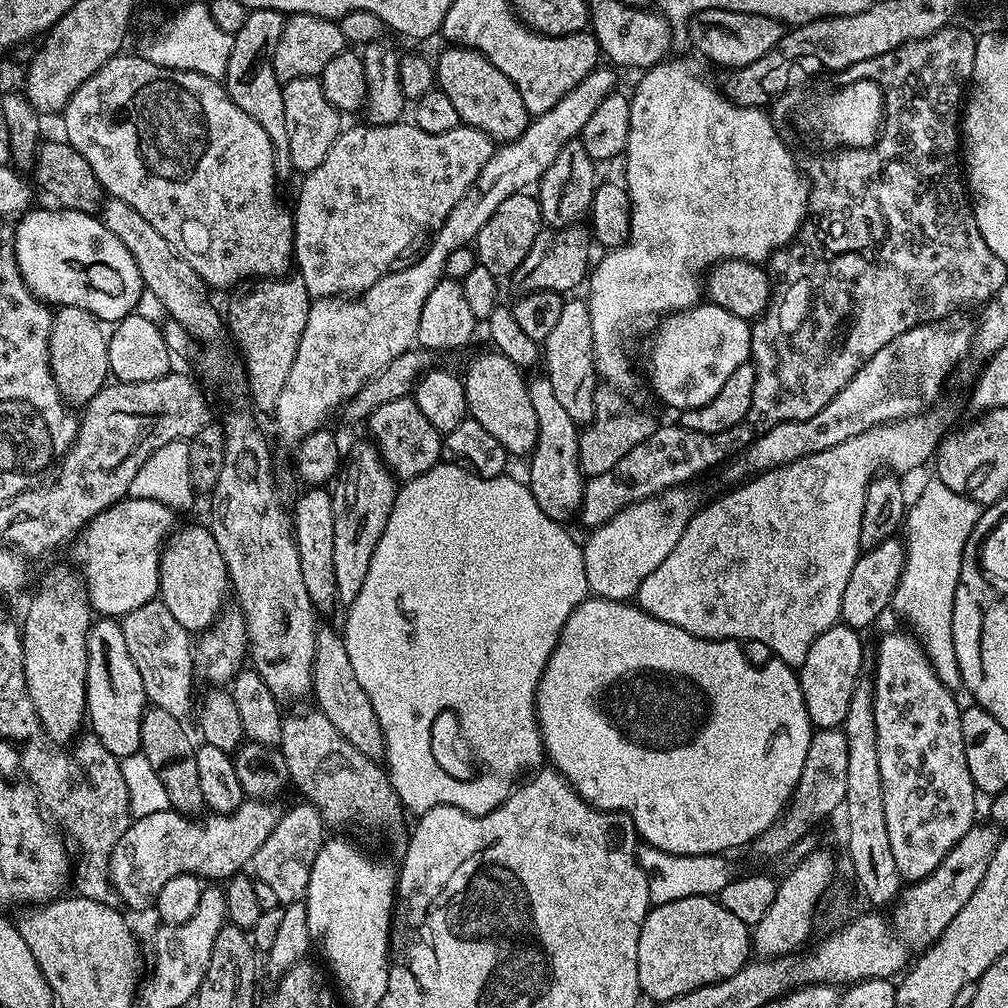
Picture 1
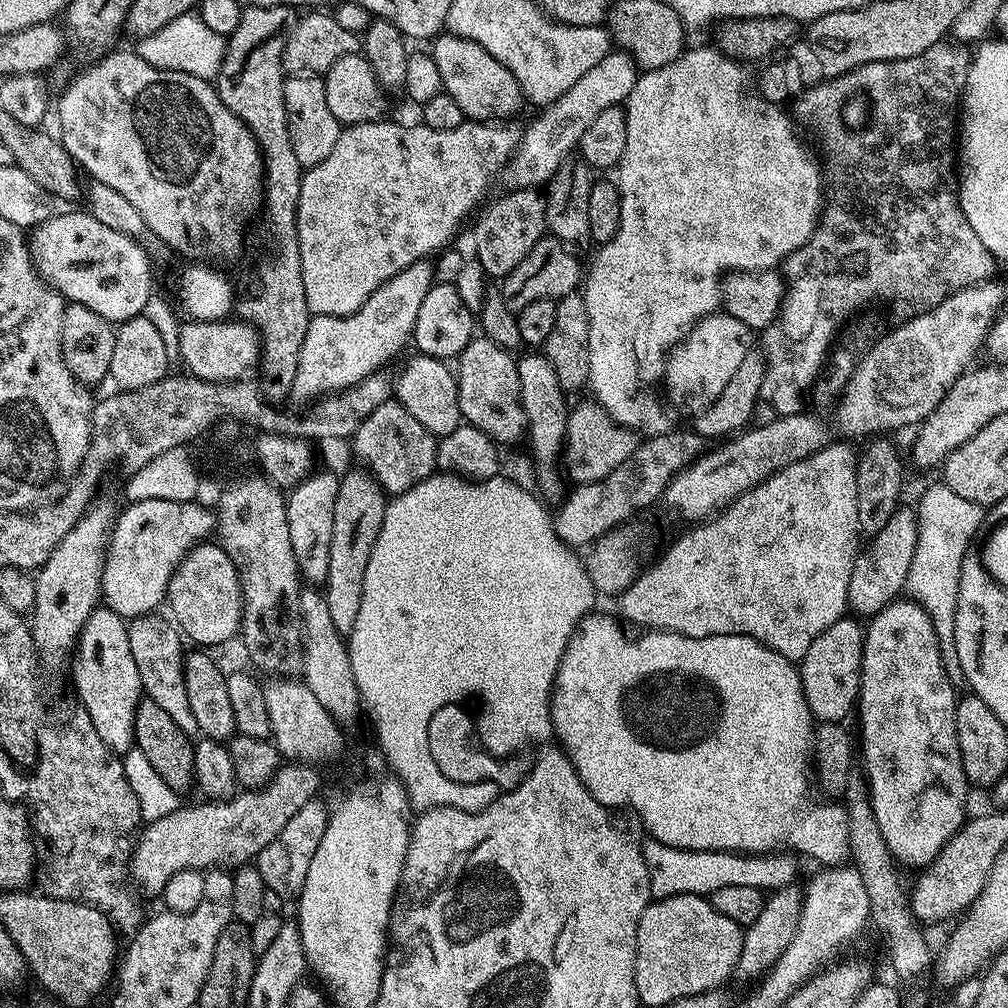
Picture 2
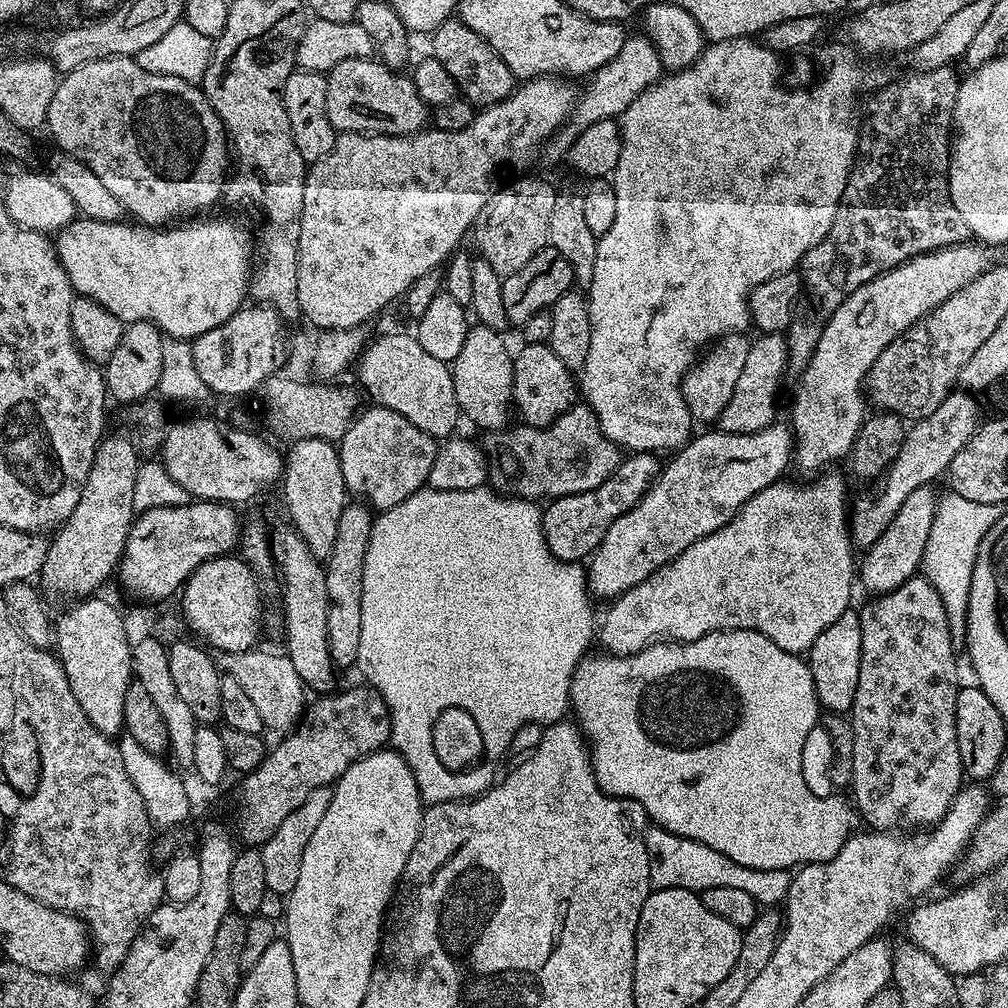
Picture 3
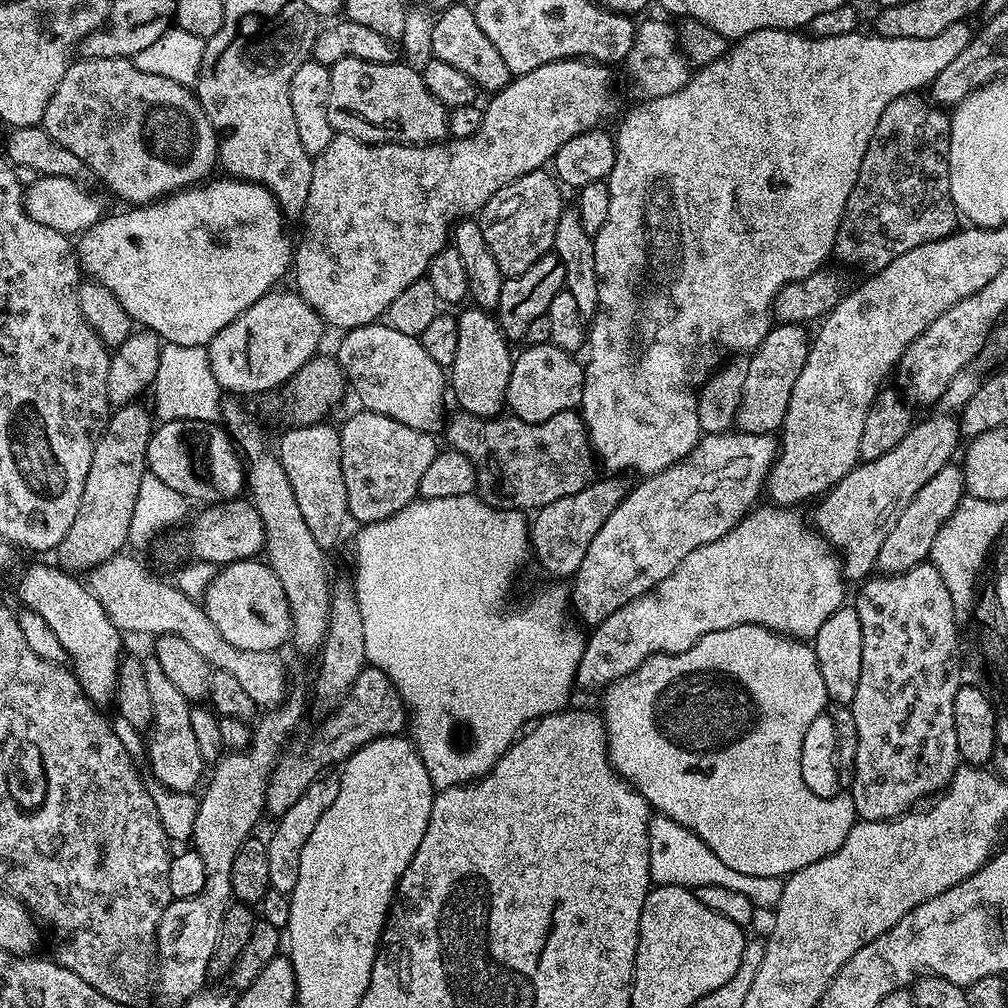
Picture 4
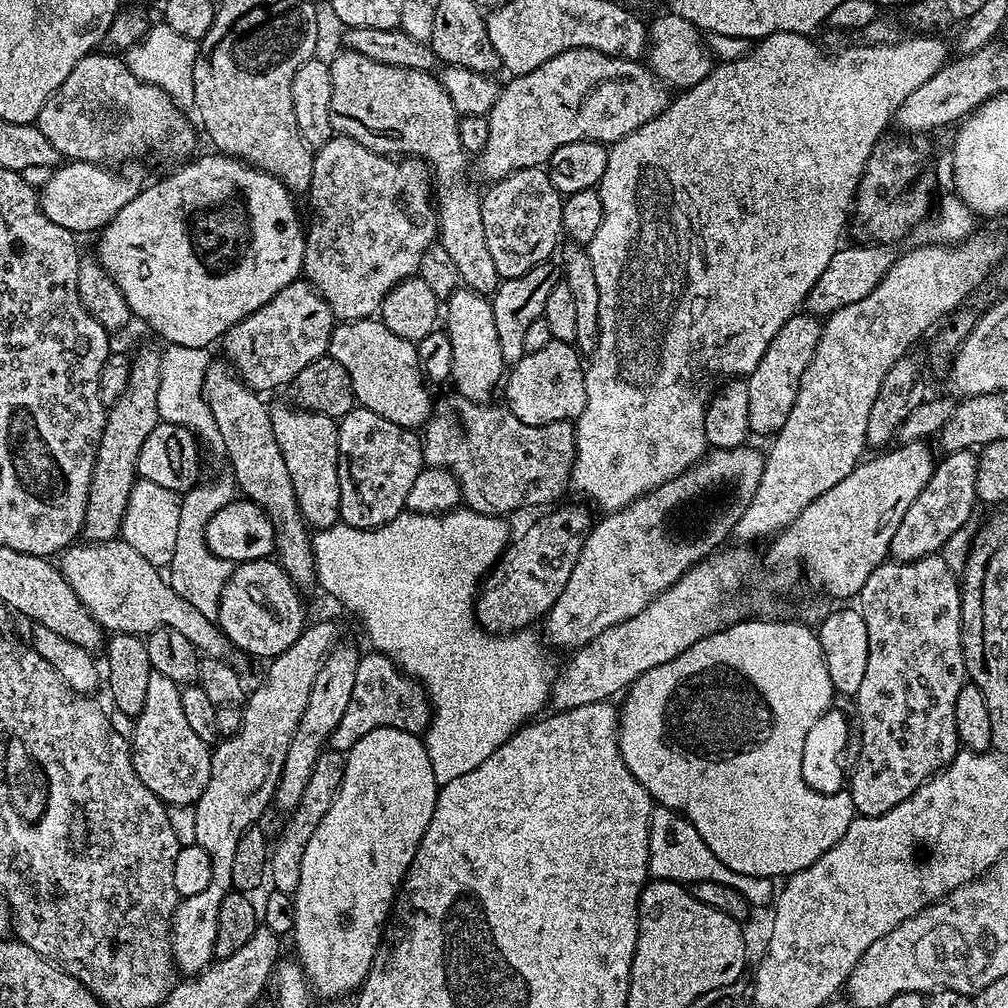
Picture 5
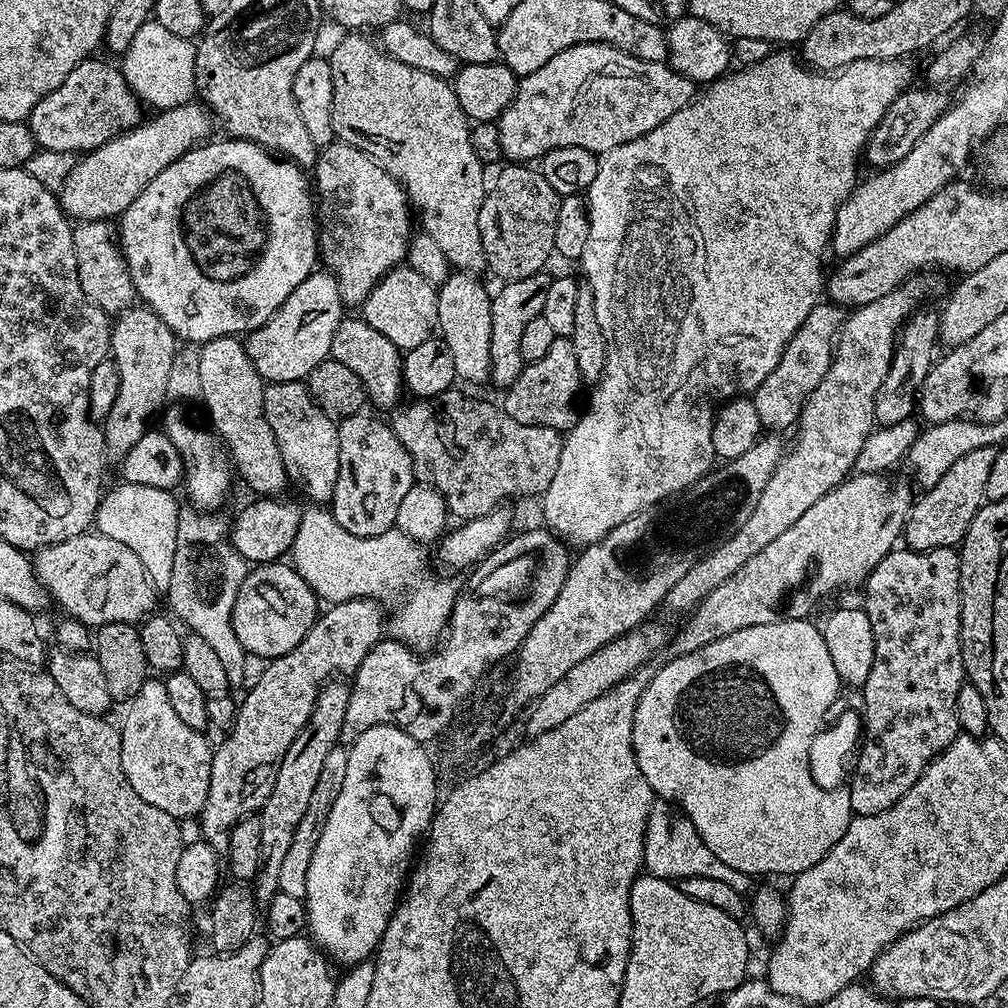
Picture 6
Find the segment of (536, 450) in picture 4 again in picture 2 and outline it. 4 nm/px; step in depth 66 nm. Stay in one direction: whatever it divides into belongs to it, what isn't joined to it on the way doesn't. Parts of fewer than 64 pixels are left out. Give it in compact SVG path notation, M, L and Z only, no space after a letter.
M585 398L580 405L573 407L568 413L568 429L564 435L562 468L567 479L573 485L589 484L606 478L634 454L641 437L631 428L623 428L600 404L591 398Z

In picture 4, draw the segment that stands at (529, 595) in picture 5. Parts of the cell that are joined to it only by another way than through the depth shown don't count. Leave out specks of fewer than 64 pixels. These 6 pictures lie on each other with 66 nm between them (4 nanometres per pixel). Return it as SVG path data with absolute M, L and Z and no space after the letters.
M608 478L612 480L593 479L591 484L586 485L578 494L570 494L566 498L558 498L546 506L535 509L530 520L530 552L540 563L540 568L544 572L549 572L552 578L564 578L560 576L575 577L578 566L582 566L582 558L586 558L586 550L590 550L590 542L594 542L594 534L602 530L602 525L606 523L606 518L614 514L617 506L623 502L626 495L623 479Z

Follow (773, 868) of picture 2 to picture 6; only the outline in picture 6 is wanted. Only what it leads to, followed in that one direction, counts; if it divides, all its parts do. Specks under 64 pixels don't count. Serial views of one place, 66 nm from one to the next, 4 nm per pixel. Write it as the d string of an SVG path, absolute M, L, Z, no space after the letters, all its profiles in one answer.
M662 799L653 803L650 818L646 822L644 868L647 875L673 882L686 878L719 878L721 882L726 882L729 886L734 886L734 890L745 894L751 893L754 888L753 877L726 866L726 862L722 862L722 858L716 857L710 851L710 846L702 842L698 830L694 830L688 817L674 810L673 805Z

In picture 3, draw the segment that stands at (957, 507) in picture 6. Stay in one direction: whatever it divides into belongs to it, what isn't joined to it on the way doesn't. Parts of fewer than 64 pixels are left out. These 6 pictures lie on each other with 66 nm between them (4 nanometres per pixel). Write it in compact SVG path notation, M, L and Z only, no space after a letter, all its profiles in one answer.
M929 486L914 490L909 494L906 502L902 502L898 514L894 514L894 522L882 530L882 538L874 542L863 553L858 564L858 584L868 591L868 594L879 594L889 592L902 582L906 582L911 576L921 571L924 562L924 551L926 550L926 538L930 538L930 526L934 526L934 514L936 513L936 502L938 492L935 487Z

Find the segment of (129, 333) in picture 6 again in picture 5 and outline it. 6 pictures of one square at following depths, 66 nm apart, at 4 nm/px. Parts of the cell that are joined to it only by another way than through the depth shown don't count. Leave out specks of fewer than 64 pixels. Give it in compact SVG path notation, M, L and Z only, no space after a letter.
M140 348L136 357L131 357L130 382L126 382L126 390L122 390L122 398L118 398L107 409L104 417L104 429L98 446L98 454L94 462L94 474L90 482L90 494L86 502L86 514L84 515L84 527L82 536L88 542L103 542L115 540L120 535L120 519L126 514L130 502L130 490L138 479L136 467L138 466L138 454L142 451L142 444L149 437L150 432L161 424L158 412L158 386L161 353L152 348Z

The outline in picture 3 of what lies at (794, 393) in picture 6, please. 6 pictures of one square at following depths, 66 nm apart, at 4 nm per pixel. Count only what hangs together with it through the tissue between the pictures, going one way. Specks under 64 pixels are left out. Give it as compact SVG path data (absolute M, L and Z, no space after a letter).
M760 334L757 337L757 340L755 338L751 341L742 374L734 385L730 400L719 416L718 428L721 432L754 434L777 419L776 395L780 392L784 371L789 371L790 368L788 342L780 334Z

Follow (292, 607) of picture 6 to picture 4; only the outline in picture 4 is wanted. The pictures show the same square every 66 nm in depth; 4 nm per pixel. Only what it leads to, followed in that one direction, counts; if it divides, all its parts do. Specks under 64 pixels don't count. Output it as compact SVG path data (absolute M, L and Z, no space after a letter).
M253 558L239 560L233 564L225 564L213 575L208 589L202 597L204 613L218 626L222 632L222 638L230 642L232 646L238 646L238 650L266 650L274 652L283 649L283 644L289 643L292 635L292 619L290 618L290 606L286 602L286 590L282 590L282 582L278 582L278 574L263 559Z

